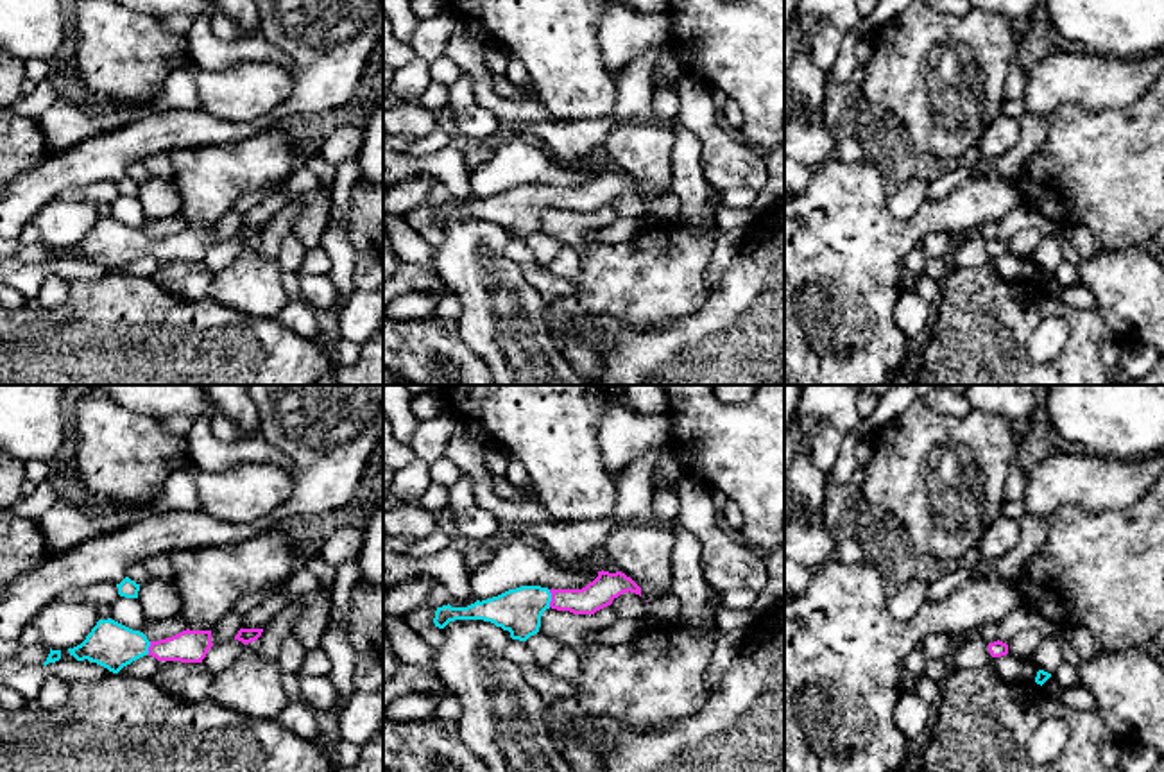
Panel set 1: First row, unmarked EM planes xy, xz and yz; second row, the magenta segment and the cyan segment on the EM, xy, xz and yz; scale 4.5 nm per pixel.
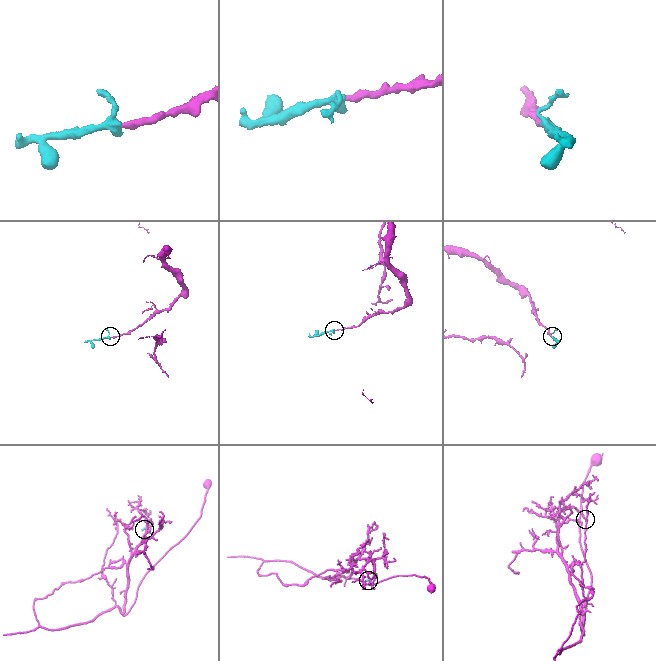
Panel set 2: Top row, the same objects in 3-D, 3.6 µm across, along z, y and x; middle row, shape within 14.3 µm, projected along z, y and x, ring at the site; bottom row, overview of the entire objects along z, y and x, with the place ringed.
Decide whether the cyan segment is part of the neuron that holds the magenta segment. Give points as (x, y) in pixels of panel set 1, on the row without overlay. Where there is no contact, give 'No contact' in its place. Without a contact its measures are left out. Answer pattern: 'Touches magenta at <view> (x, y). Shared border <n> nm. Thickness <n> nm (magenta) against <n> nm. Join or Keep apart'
Touches magenta at xz (552, 197). Shared border 80 nm. Thickness 130 nm (magenta) against 200 nm. Join

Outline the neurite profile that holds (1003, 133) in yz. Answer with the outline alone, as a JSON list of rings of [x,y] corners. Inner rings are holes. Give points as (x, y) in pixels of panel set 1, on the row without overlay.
[[[999,115],[978,140],[974,156],[997,159],[1006,154],[1021,138],[1021,120]]]

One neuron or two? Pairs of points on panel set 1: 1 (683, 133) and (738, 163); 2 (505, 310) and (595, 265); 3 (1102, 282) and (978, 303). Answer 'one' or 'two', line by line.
1: two
2: two
3: two

